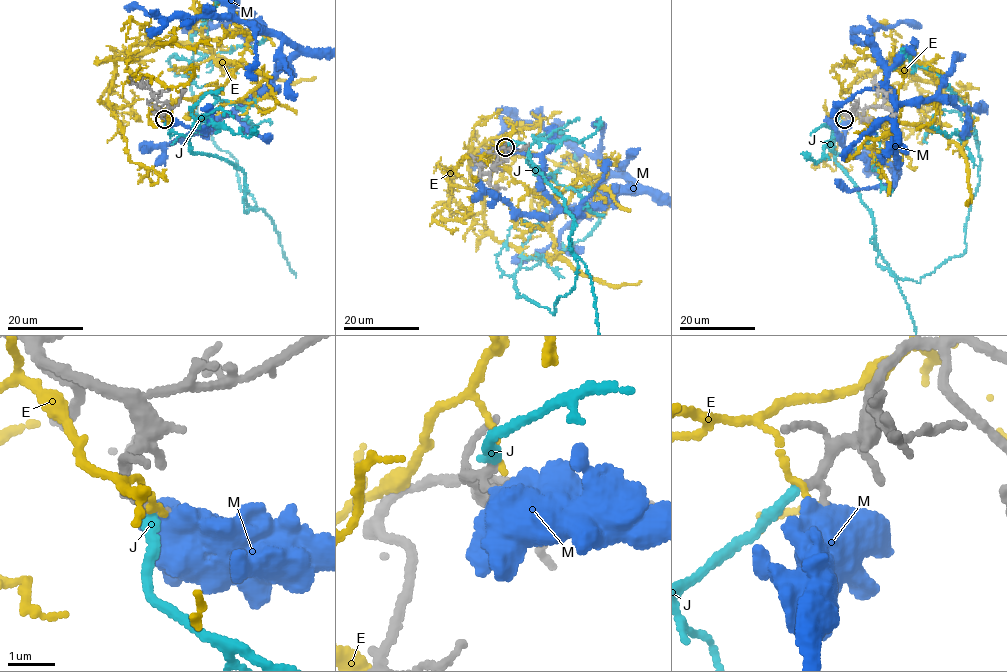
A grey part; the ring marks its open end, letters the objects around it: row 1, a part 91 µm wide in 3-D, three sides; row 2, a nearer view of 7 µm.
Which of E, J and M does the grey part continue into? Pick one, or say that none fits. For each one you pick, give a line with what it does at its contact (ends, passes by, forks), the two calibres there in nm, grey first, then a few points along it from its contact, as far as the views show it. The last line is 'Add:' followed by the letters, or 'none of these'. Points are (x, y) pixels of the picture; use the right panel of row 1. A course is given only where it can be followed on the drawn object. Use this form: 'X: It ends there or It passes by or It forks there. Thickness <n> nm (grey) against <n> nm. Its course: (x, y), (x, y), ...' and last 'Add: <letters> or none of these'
J: It ends there. Thickness 240 nm (grey) against 200 nm. Its course: (844, 119), (835, 160), (882, 259), (918, 282), (964, 251), (980, 156), (939, 75), (910, 57), (890, 68)
Add: J

